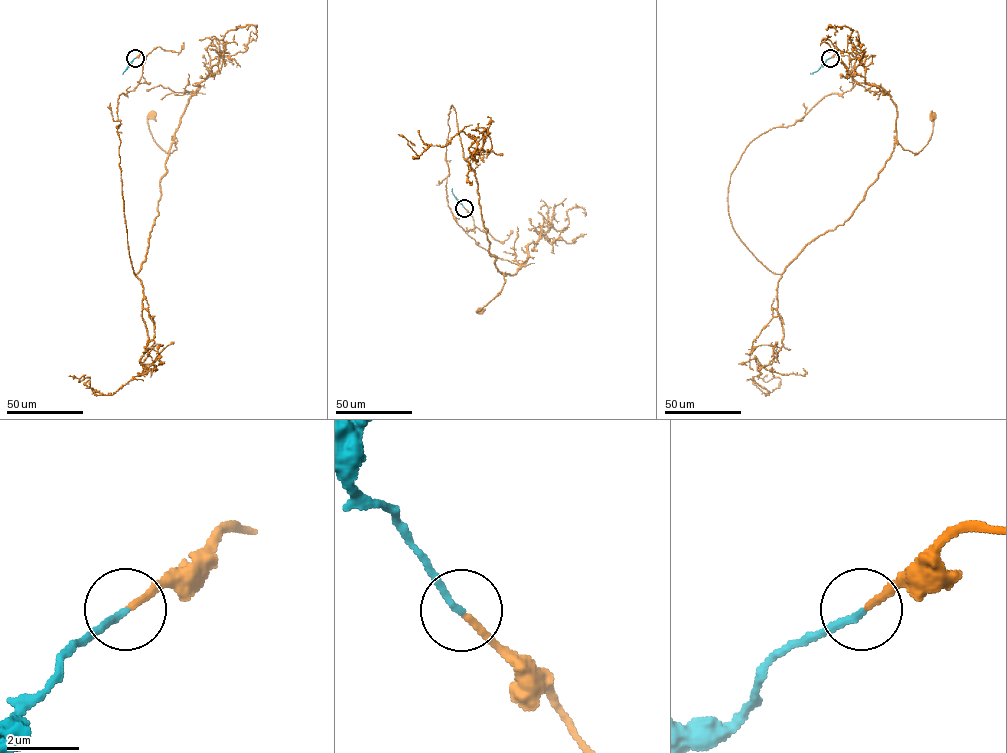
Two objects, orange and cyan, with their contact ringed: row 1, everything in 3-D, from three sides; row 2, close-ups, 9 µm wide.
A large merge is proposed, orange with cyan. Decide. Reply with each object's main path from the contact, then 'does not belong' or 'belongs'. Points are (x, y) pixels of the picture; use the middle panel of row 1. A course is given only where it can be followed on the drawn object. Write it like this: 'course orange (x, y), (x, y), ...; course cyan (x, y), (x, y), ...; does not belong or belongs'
course orange (464, 208), (474, 226), (468, 231), (447, 203), (452, 105), (477, 184), (489, 253), (505, 280), (481, 310); course cyan (464, 208), (452, 188); belongs

